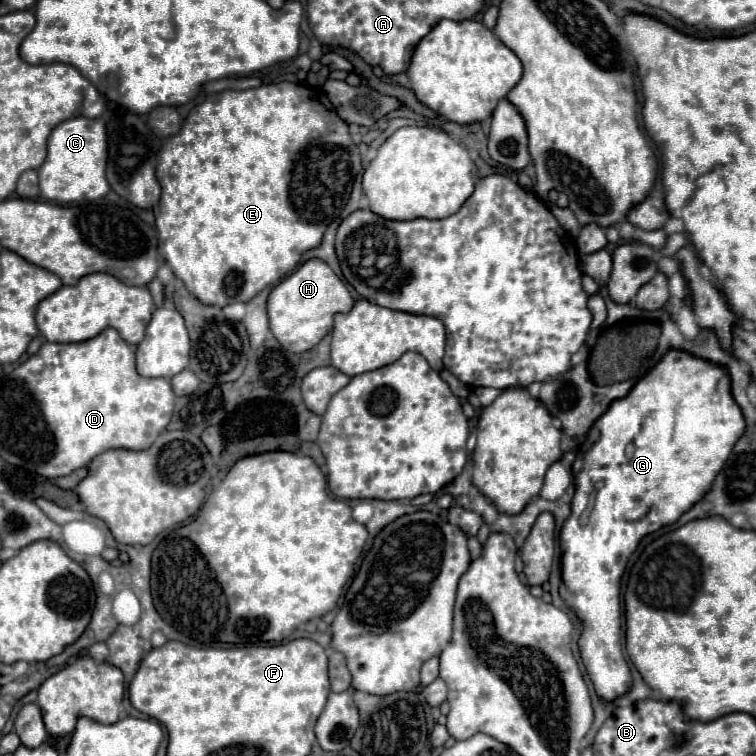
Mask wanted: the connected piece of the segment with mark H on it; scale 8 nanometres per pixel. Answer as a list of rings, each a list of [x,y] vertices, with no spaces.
[[[312,258],[304,262],[296,272],[286,276],[268,296],[268,316],[270,330],[276,340],[288,352],[306,352],[314,348],[330,330],[334,314],[350,312],[354,306],[354,298],[348,292],[346,284],[332,272],[332,268]]]

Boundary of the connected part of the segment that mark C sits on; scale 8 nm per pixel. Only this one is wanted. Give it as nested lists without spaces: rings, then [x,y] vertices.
[[[70,118],[58,124],[48,138],[48,156],[38,168],[40,198],[58,204],[72,204],[80,200],[98,200],[108,194],[106,180],[106,120],[104,118]]]

